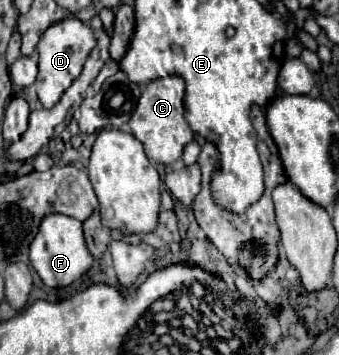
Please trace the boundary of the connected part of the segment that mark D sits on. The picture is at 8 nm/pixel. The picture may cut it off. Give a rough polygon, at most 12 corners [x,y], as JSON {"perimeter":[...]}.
{"perimeter":[[75,17],[41,35],[39,101],[59,103],[97,39]]}

